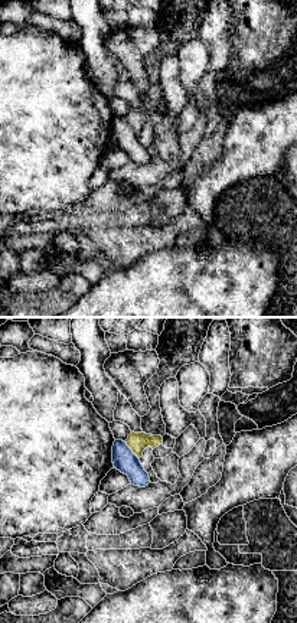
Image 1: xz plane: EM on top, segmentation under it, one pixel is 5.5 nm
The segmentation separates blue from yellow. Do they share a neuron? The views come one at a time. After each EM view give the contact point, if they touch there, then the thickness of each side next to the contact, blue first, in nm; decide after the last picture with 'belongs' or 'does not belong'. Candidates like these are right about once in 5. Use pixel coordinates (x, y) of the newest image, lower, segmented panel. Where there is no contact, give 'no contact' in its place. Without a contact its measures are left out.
(131, 450) | 130/110 nm

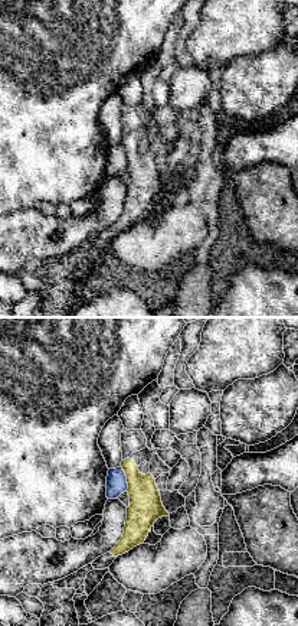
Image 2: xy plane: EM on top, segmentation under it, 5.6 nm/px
(125, 479) | 110/190 nm

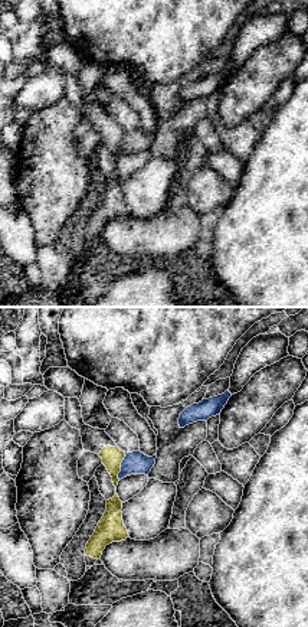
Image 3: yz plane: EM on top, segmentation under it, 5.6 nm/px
(121, 467) | 130/120 nm

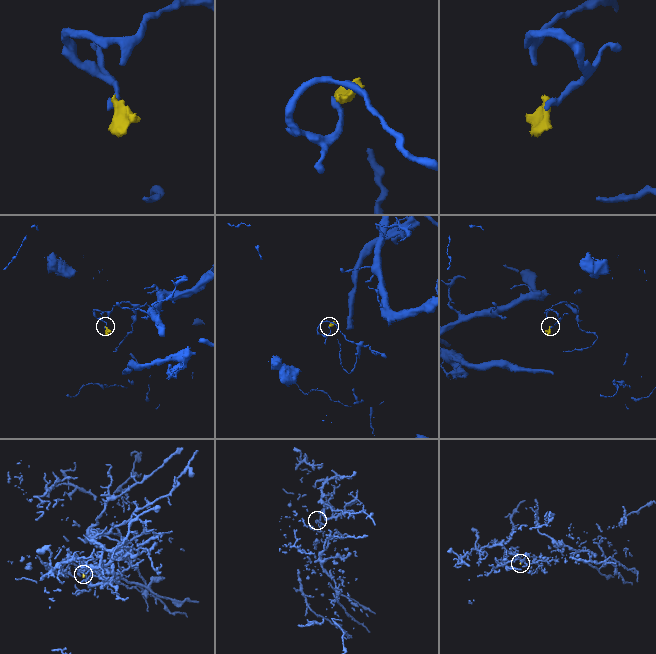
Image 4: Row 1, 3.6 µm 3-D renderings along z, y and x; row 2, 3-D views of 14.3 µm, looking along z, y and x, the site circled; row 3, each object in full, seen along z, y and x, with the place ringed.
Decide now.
does not belong

